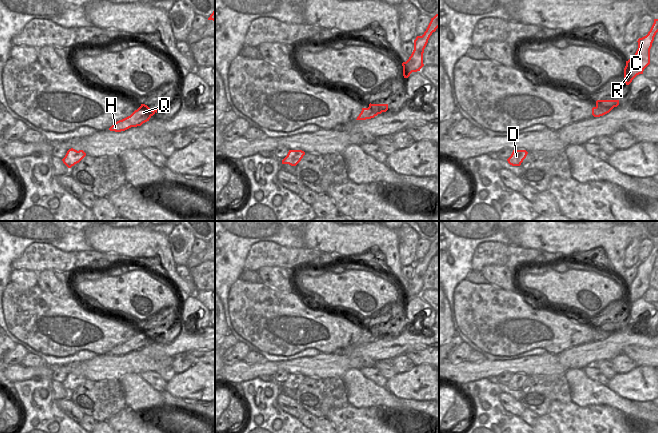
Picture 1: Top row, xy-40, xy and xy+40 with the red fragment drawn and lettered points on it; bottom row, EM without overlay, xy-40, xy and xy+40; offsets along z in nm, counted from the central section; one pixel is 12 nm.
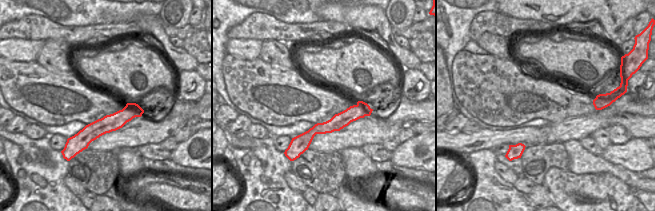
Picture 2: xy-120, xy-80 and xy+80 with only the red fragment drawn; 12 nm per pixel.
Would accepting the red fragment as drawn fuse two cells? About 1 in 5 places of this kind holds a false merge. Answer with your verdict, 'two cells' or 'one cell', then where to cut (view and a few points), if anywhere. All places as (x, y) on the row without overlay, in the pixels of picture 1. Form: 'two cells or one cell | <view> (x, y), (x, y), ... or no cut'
one cell | no cut

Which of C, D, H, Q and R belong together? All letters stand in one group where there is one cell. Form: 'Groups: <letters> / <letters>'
Groups: C D H Q R

